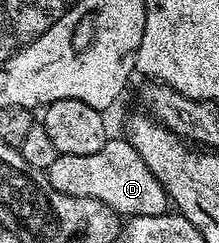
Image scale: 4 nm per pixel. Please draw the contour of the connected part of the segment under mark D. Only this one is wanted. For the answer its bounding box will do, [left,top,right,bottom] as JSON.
[47,138,171,218]

